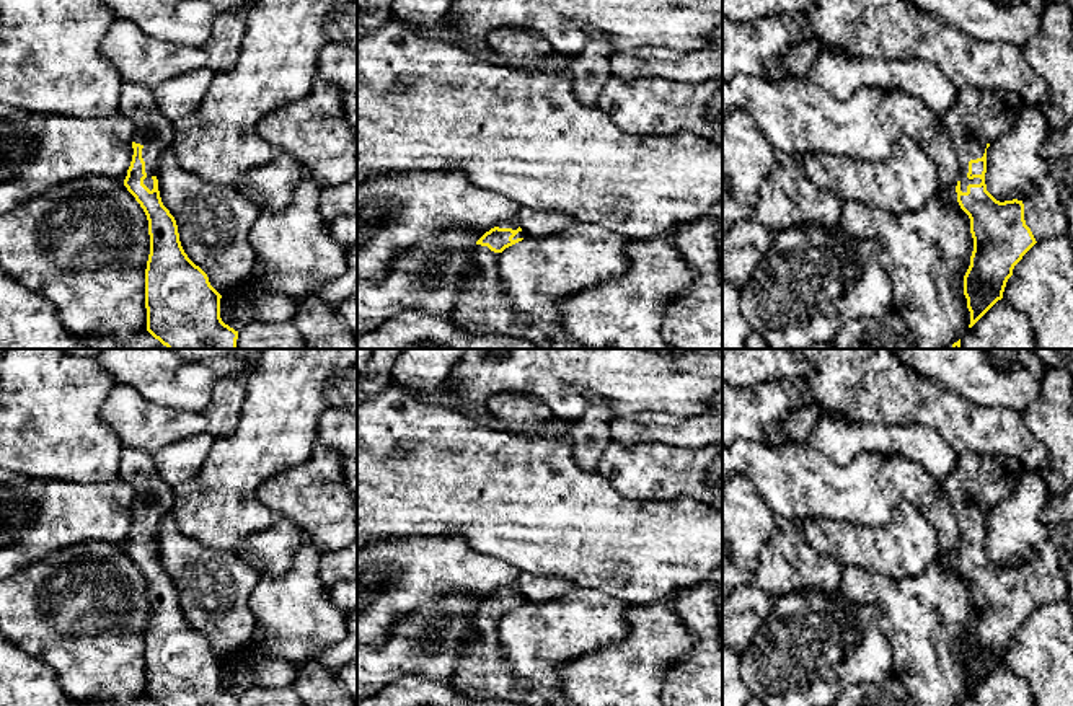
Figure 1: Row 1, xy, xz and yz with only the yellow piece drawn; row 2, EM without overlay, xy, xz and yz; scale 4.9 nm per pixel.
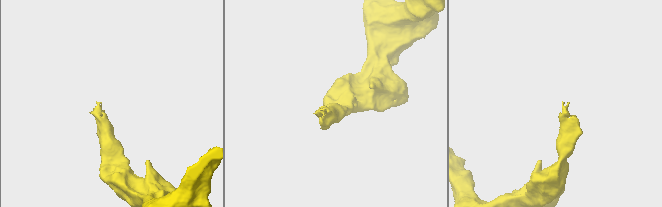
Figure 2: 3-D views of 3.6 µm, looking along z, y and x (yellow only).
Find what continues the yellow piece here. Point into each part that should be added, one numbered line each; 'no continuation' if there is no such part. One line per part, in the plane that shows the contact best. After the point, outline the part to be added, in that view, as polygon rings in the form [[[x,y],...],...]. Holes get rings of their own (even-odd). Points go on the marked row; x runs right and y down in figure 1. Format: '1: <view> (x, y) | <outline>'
1: yz (979, 116) | [[[957,88],[956,103],[944,121],[959,155],[962,192],[969,184],[982,183],[980,178],[967,178],[969,161],[982,158],[987,145],[1011,129],[1022,106],[1021,96],[1011,90]]]

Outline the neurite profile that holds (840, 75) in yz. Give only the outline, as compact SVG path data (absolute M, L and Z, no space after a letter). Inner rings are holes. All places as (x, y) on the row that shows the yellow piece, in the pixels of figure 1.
M825 51L810 67L809 78L840 101L866 86L897 88L920 98L938 119L944 119L957 98L957 88L946 75L921 59L863 59Z

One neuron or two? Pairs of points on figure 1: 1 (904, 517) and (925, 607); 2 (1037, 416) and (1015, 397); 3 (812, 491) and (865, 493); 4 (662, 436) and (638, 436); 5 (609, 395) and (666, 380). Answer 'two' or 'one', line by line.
1: two
2: two
3: one
4: one
5: one

